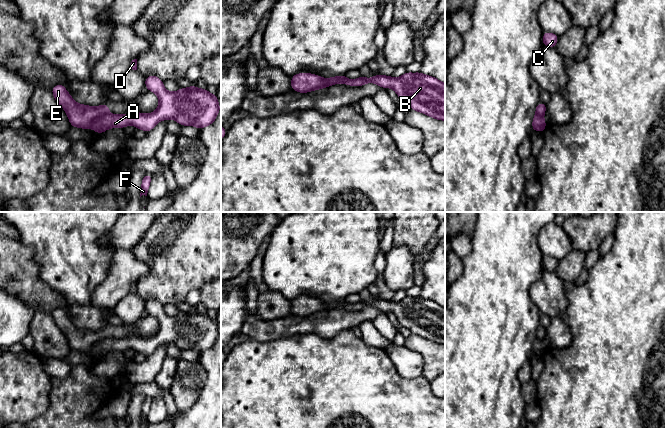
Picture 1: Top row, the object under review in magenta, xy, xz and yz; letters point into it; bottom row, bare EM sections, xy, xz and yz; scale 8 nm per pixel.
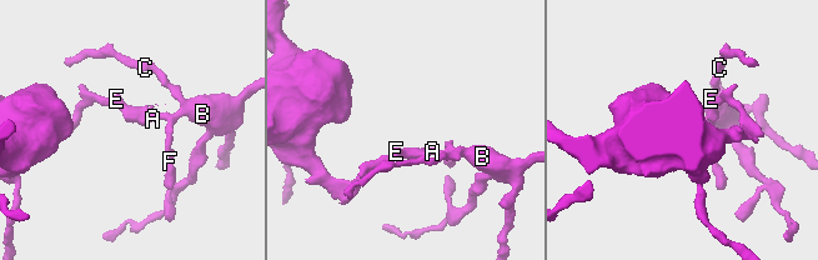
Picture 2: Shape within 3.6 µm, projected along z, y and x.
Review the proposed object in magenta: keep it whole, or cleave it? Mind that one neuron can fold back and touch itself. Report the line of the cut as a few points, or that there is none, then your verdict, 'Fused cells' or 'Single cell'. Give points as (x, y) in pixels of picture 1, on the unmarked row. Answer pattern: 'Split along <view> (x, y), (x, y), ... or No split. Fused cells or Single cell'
Split along xy (109, 338), (97, 341), (91, 351). Fused cells

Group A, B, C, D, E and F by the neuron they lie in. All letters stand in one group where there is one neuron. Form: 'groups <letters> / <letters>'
groups A B C D F / E

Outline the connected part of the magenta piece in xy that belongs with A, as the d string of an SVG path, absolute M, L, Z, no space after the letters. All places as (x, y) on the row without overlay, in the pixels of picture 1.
M154 299L145 301L145 310L159 322L159 330L154 336L104 339L93 345L94 355L100 358L109 352L124 352L133 349L149 356L158 346L170 342L181 350L192 349L202 353L211 349L220 336L217 319L211 318L206 312L199 313L191 309L189 312L180 312L172 317L167 315L163 305Z

